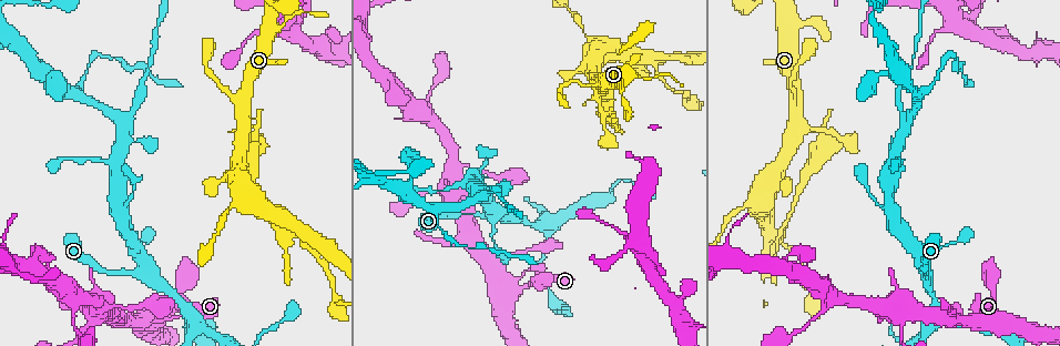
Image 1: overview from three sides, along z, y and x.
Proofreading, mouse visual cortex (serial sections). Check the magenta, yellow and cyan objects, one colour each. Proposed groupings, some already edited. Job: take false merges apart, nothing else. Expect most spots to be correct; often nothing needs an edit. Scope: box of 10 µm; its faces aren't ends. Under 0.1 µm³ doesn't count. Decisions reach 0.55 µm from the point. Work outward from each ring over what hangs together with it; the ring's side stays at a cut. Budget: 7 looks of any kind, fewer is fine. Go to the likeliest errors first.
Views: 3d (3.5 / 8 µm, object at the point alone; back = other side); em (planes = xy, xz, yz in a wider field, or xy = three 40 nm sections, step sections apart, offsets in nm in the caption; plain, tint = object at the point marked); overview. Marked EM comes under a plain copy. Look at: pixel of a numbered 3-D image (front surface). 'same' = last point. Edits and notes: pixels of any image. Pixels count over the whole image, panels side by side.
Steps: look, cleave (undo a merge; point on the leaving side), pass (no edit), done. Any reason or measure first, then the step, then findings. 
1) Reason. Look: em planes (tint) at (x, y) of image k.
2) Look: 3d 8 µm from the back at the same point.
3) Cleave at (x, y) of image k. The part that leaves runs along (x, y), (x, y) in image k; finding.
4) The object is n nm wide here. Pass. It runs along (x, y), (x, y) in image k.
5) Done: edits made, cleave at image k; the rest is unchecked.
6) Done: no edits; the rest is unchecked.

Look: 3d 8 µm at (606, 115) of image 1.

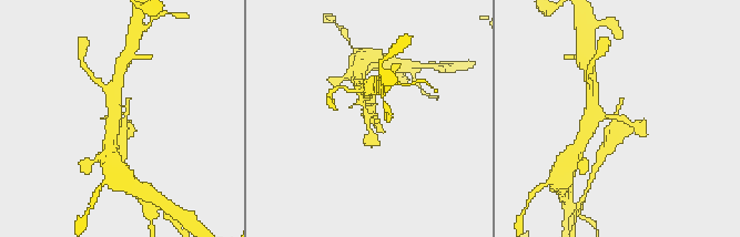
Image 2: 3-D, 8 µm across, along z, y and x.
Closer look. Look: 3d 3.5 µm at the same point.

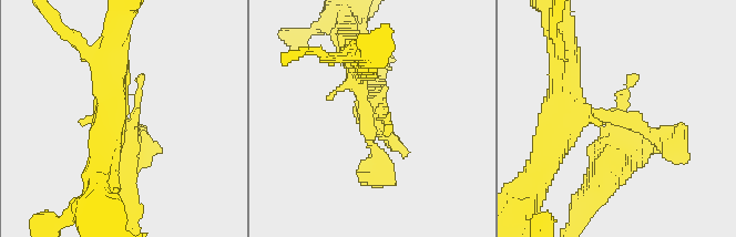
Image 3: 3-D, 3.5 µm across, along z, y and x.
Need the tissue. Look: em xy step 2 (tint) at (613, 136) of image 3.

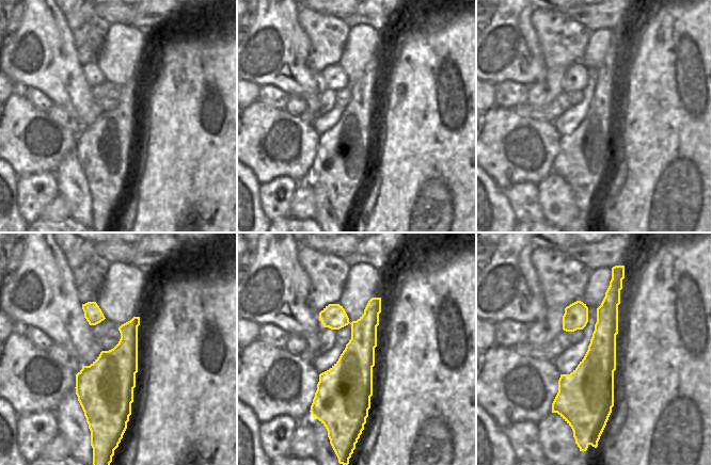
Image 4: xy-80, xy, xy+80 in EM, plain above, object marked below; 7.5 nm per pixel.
Cleave at (604, 157) of image 3. The part that leaves runs along (615, 126), (610, 160), (575, 222) in image 3; two cells meet here.

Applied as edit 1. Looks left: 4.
Look: overview.

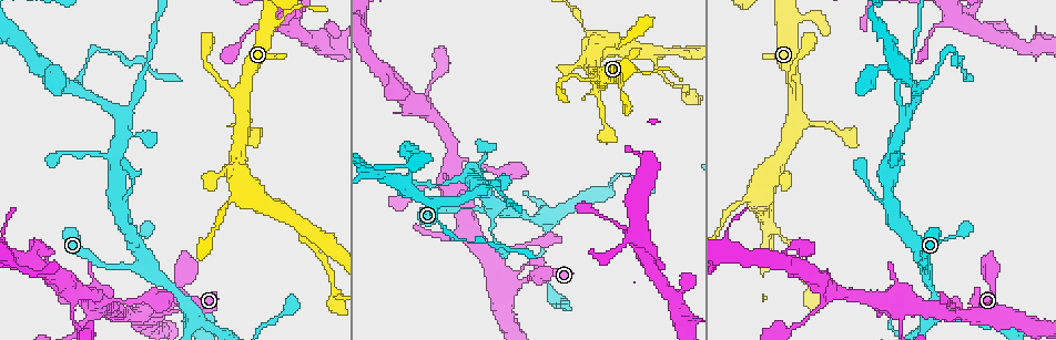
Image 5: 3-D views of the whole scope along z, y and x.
Thick turns thin. Look: 3d 3.5 µm at (529, 277) of image 5.

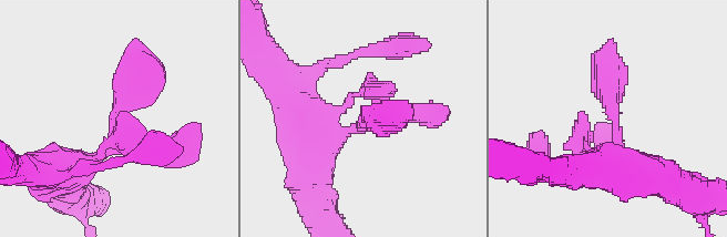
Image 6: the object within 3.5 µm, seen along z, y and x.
Look: em xy step 3 (tint) at (365, 125) of image 6.

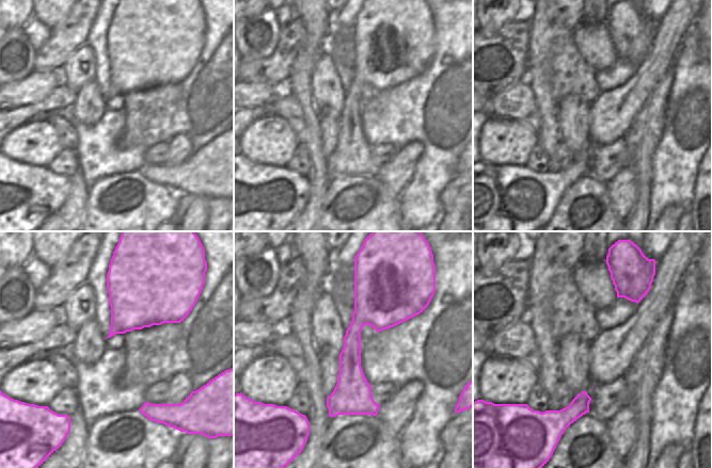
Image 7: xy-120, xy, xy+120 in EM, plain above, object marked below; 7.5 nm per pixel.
Pass. It runs along (362, 280), (350, 393), (332, 414) in image 7; one cell here.

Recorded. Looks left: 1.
Side arm on a straight run. Look: 3d 3.5 µm at (927, 266) of image 5.

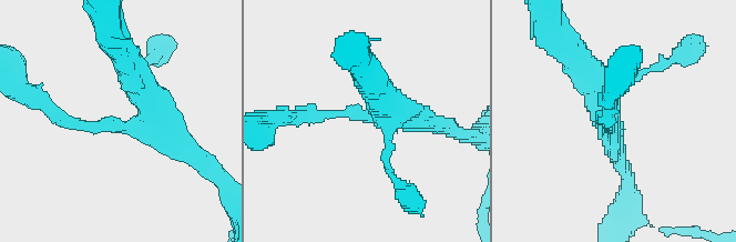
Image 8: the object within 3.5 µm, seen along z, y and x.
Pass. It runs along (63, 121), (135, 128), (149, 97), (129, 62) in image 8; one cell here.

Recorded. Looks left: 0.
Done: edits made, cleave at image 3; the rest is unchecked.

